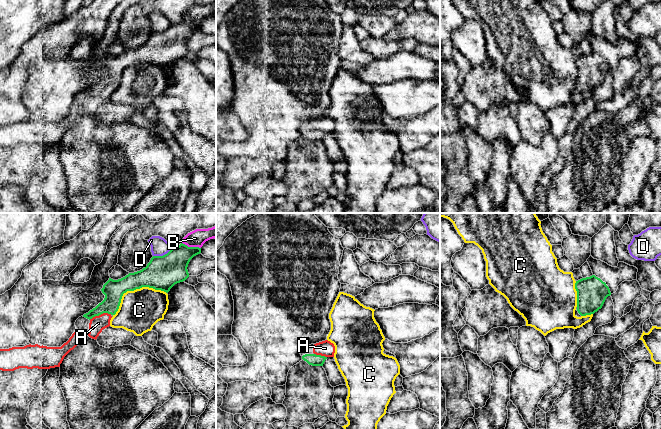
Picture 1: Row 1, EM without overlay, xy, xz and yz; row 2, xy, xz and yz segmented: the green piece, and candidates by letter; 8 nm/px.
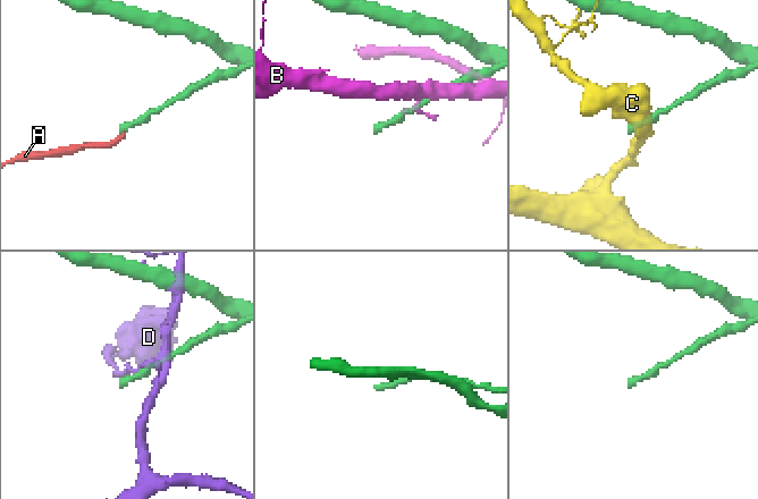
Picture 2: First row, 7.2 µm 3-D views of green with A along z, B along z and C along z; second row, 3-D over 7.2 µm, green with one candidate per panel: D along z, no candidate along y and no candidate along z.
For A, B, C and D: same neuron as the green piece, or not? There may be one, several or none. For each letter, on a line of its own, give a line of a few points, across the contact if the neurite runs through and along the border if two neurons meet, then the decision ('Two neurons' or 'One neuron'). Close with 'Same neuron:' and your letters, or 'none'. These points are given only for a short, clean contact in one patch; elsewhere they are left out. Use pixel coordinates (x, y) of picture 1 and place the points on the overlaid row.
A: Line: xy (113, 290), (111, 303), (100, 314), (98, 323). One neuron
B: Two neurons
C: Two neurons
D: Line: xy (172, 248), (162, 255), (153, 256). Two neurons
Same neuron: A

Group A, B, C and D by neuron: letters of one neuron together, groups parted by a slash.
A / B / C / D

